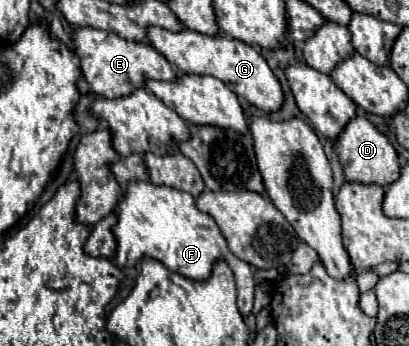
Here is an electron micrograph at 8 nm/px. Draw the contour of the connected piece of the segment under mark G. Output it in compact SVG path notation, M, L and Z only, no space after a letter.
M150 27L148 43L160 51L180 73L188 75L212 75L224 81L238 97L246 99L250 105L258 107L264 113L276 113L284 105L284 91L280 87L278 77L268 67L266 59L260 55L258 49L232 39L228 35L208 37L190 29L182 33L170 33L160 27Z

